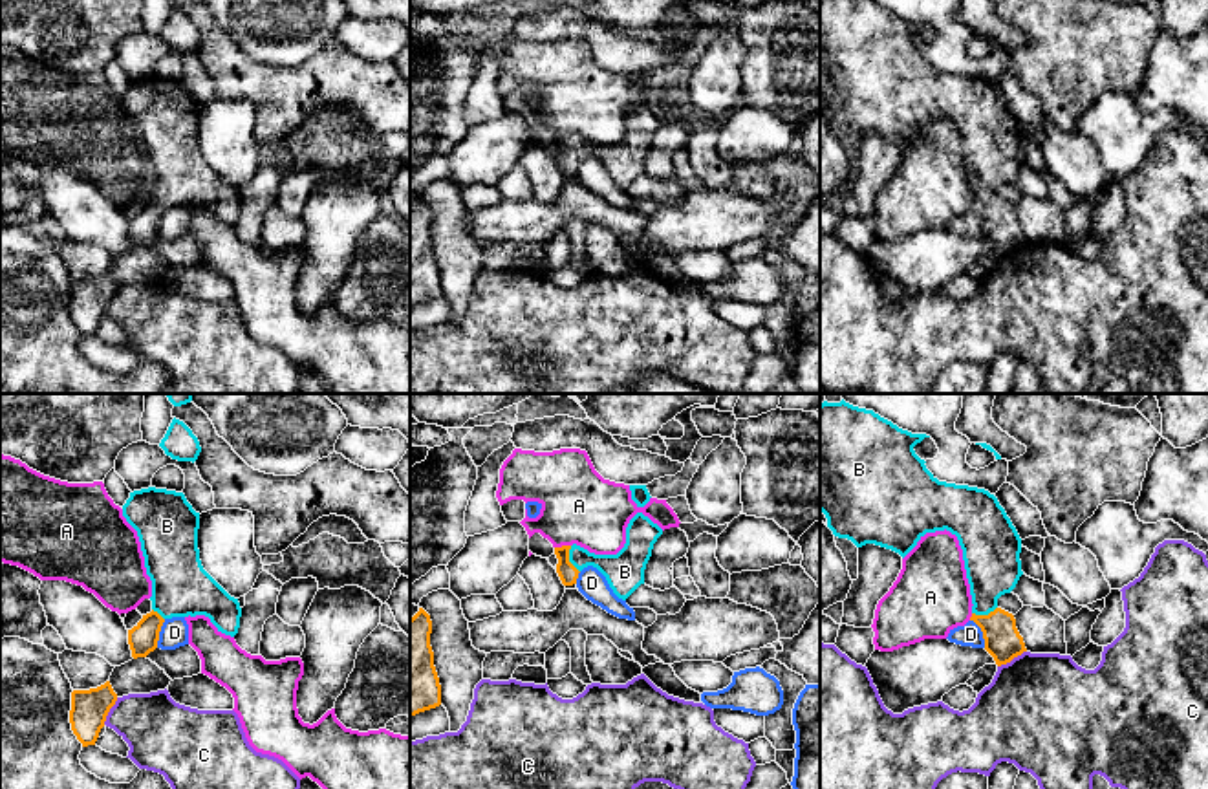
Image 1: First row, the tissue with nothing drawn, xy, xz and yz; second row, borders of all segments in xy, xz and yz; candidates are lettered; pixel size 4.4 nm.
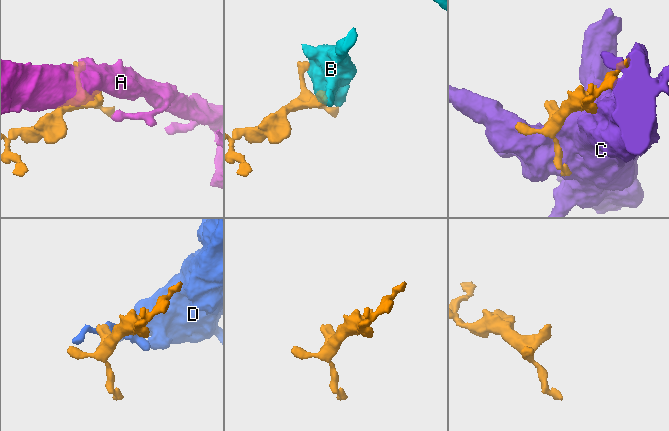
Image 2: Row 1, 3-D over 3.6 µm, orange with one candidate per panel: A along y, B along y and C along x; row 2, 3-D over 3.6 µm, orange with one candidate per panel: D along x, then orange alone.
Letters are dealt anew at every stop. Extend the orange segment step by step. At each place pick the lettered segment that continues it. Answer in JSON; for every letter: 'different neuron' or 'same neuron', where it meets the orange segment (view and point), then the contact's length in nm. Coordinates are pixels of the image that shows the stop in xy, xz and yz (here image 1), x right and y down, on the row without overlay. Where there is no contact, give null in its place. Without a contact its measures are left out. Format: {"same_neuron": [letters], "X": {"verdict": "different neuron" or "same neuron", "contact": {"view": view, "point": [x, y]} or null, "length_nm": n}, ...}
{"same_neuron": ["B"], "A": {"verdict": "different neuron", "contact": {"view": "xz", "point": [562, 136]}, "length_nm": 70}, "B": {"verdict": "same neuron", "contact": {"view": "xz", "point": [568, 149]}, "length_nm": 130}, "C": {"verdict": "different neuron", "contact": {"view": "yz", "point": [1011, 249]}, "length_nm": 150}, "D": {"verdict": "different neuron", "contact": {"view": "yz", "point": [983, 224]}, "length_nm": 140}}

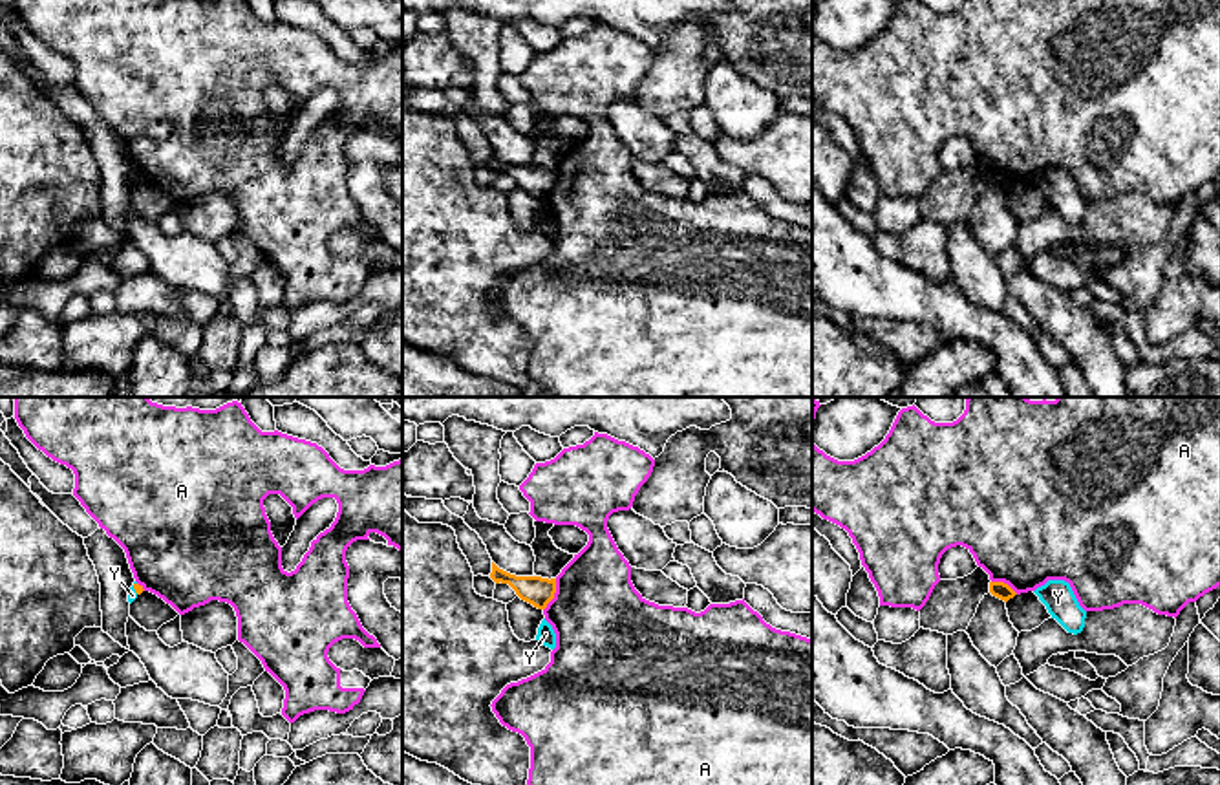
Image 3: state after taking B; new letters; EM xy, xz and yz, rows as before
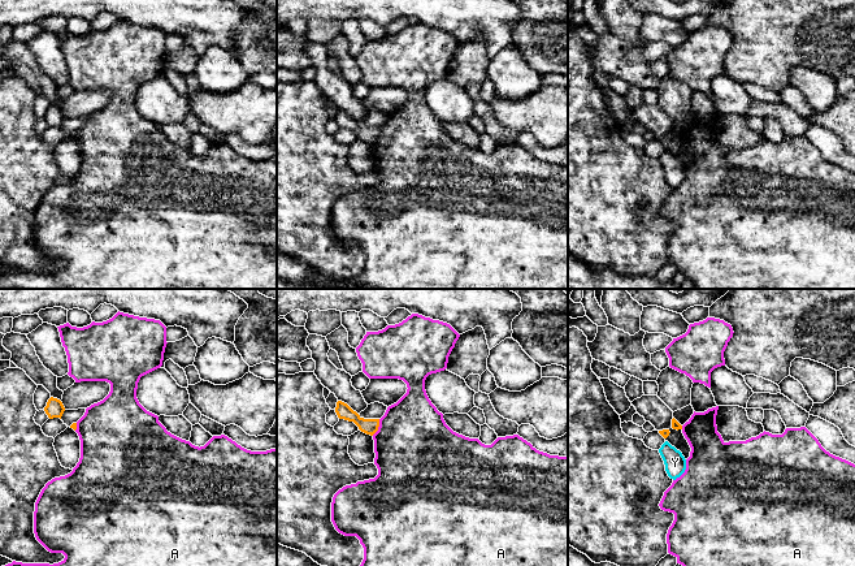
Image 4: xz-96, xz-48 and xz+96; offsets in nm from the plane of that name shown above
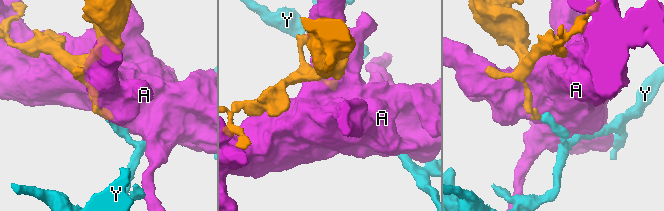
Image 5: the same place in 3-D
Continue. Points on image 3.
{"same_neuron": [], "A": {"verdict": "different neuron", "contact": {"view": "xz", "point": [553, 185]}, "length_nm": 160}, "Y": {"verdict": "different neuron", "contact": {"view": "xy", "point": [134, 178]}, "length_nm": 60}}

